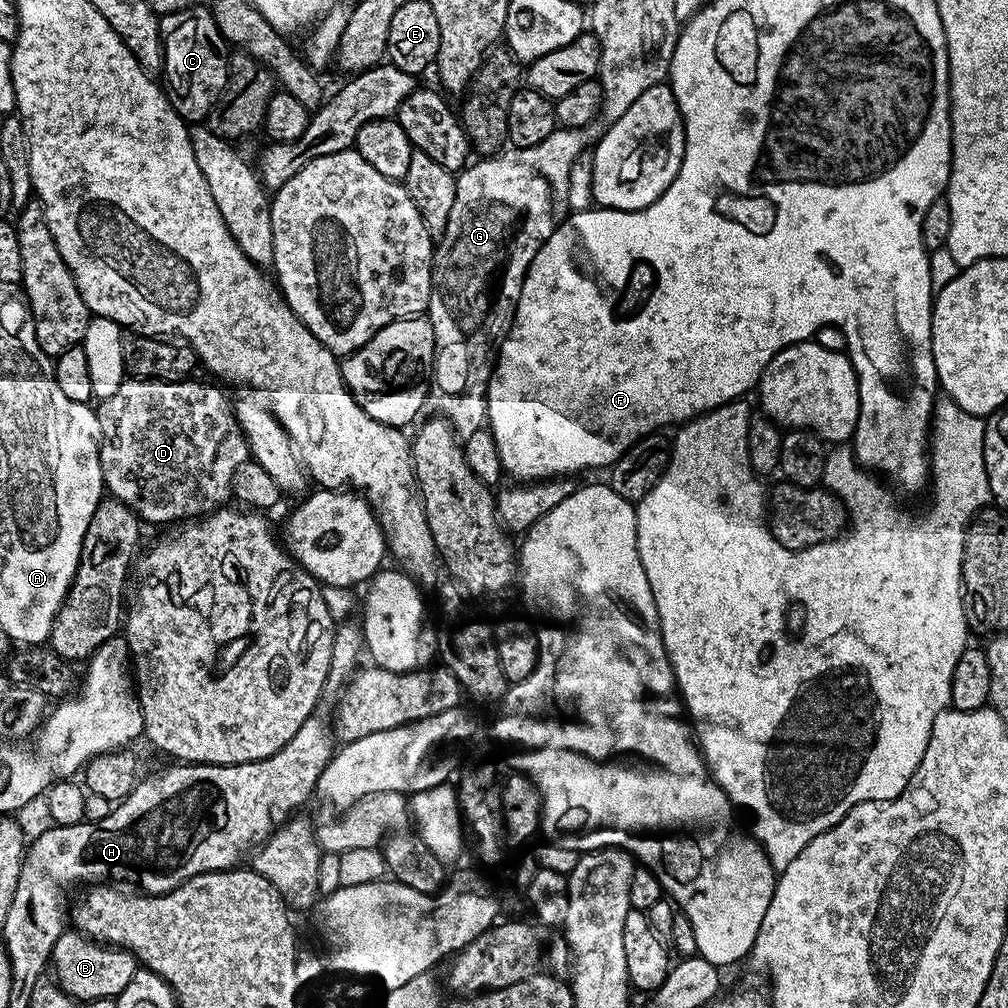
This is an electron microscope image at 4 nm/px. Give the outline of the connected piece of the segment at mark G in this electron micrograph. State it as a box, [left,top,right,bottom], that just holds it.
[427,126,602,441]

